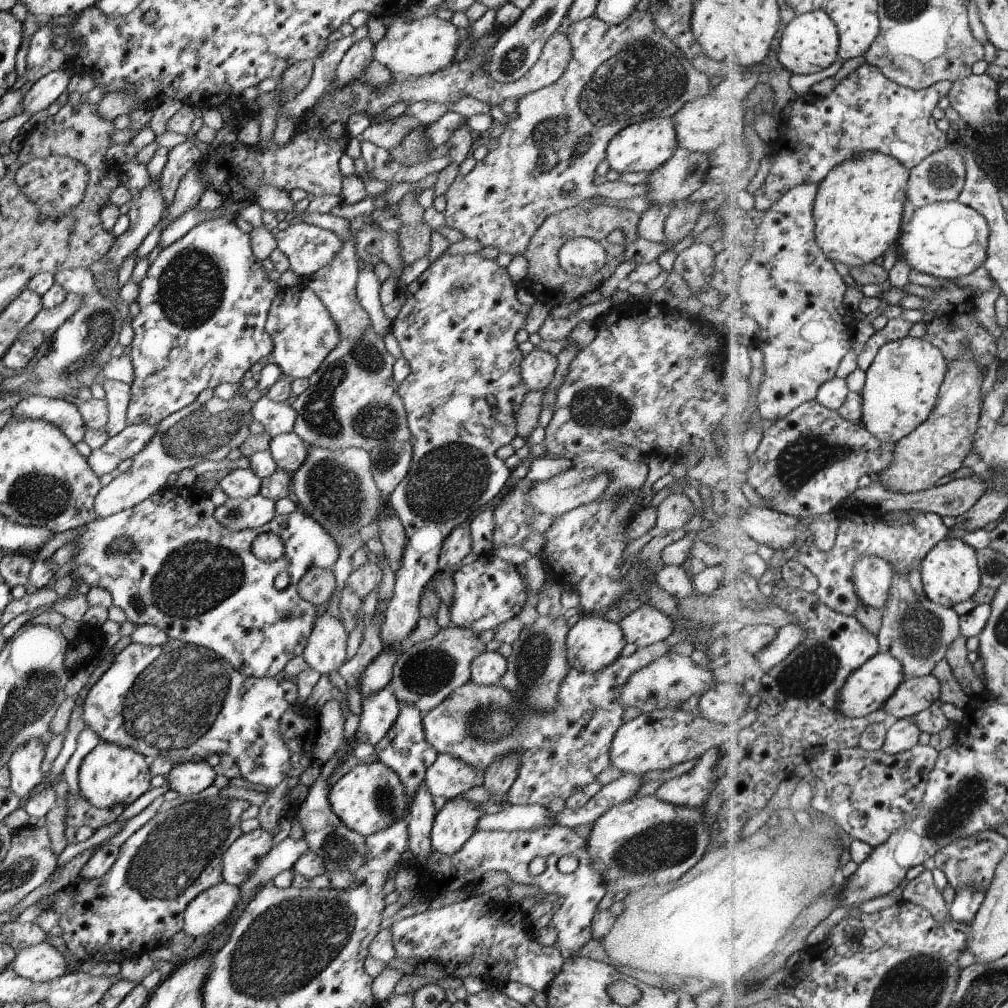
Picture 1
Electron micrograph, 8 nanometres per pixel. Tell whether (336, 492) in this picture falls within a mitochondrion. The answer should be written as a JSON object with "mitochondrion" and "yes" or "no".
{"mitochondrion":"yes"}

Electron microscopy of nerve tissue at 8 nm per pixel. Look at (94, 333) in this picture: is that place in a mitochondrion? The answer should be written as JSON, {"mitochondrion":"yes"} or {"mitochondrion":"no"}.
{"mitochondrion":"yes"}

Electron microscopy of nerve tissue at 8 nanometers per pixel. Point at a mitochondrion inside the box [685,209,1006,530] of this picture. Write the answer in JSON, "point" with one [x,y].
{"point":[799,461]}

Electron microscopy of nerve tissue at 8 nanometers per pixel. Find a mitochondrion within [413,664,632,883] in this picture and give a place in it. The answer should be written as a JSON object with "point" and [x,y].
{"point":[493,722]}

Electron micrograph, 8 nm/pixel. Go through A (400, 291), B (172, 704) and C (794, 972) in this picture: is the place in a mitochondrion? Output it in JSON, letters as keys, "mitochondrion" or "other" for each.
{"A":"other","B":"mitochondrion","C":"other"}

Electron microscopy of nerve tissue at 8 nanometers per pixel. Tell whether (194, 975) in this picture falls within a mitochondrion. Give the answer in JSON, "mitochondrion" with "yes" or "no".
{"mitochondrion":"no"}

